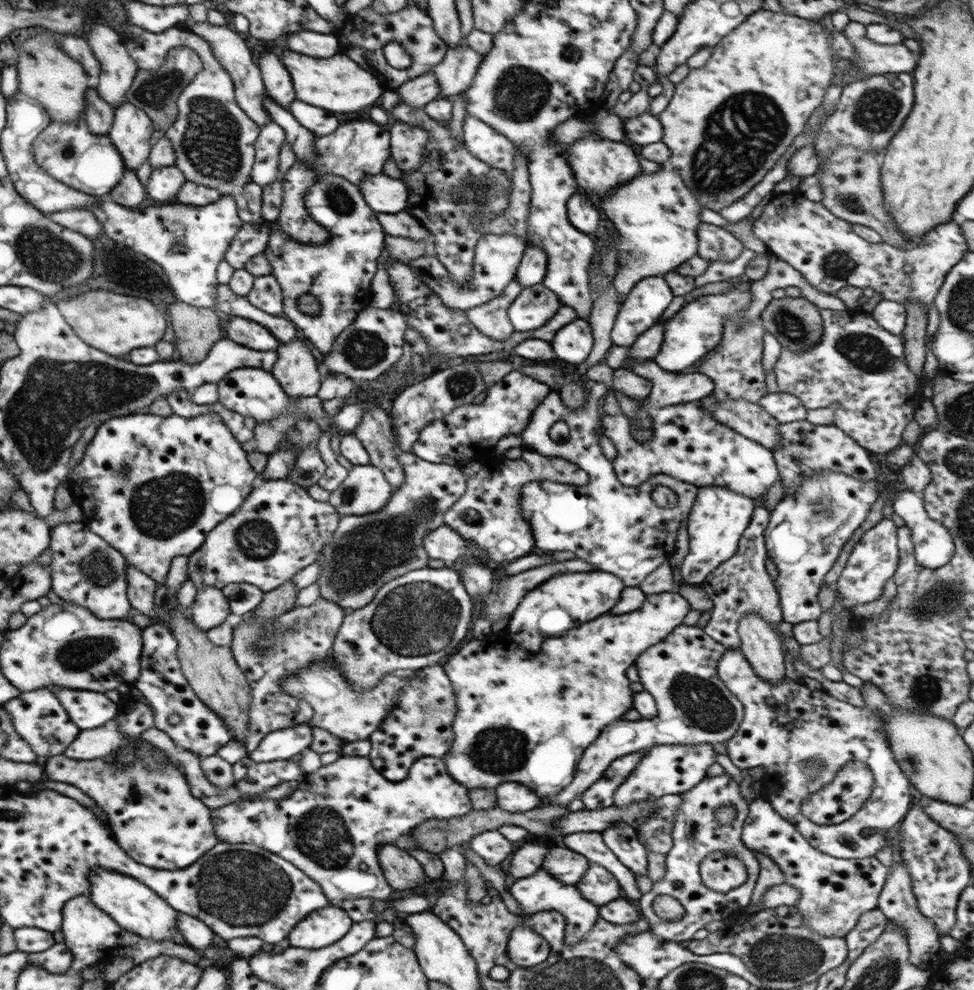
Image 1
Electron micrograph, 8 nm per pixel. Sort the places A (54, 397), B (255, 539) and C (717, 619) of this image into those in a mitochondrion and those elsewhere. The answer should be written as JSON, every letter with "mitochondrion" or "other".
{"A":"mitochondrion","B":"mitochondrion","C":"other"}

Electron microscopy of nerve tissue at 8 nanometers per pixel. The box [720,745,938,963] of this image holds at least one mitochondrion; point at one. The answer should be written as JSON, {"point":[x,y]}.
{"point":[819,911]}

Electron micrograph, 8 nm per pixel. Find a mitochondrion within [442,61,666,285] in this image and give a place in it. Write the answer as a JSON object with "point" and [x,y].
{"point":[519,93]}

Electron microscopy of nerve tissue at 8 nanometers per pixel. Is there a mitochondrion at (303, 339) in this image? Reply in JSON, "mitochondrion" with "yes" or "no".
{"mitochondrion":"no"}

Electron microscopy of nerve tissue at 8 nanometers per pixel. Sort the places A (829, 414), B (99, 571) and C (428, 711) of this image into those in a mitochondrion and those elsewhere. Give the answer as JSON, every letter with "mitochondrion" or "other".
{"A":"other","B":"mitochondrion","C":"mitochondrion"}

